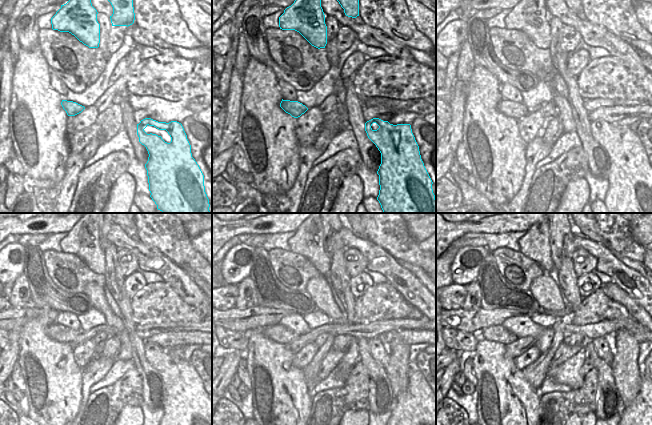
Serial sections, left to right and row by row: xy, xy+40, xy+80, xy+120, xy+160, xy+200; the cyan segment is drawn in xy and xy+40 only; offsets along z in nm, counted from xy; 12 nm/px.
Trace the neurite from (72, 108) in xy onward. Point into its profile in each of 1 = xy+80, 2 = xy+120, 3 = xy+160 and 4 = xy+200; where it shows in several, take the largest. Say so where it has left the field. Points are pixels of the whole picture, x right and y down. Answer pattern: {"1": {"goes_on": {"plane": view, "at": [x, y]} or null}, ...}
{"1": {"goes_on": {"plane": "xy+80", "at": [517, 110]}}, "2": {"goes_on": {"plane": "xy+120", "at": [57, 332]}}, "3": {"goes_on": {"plane": "xy+160", "at": [278, 333]}}, "4": {"goes_on": {"plane": "xy+200", "at": [497, 333]}}}

